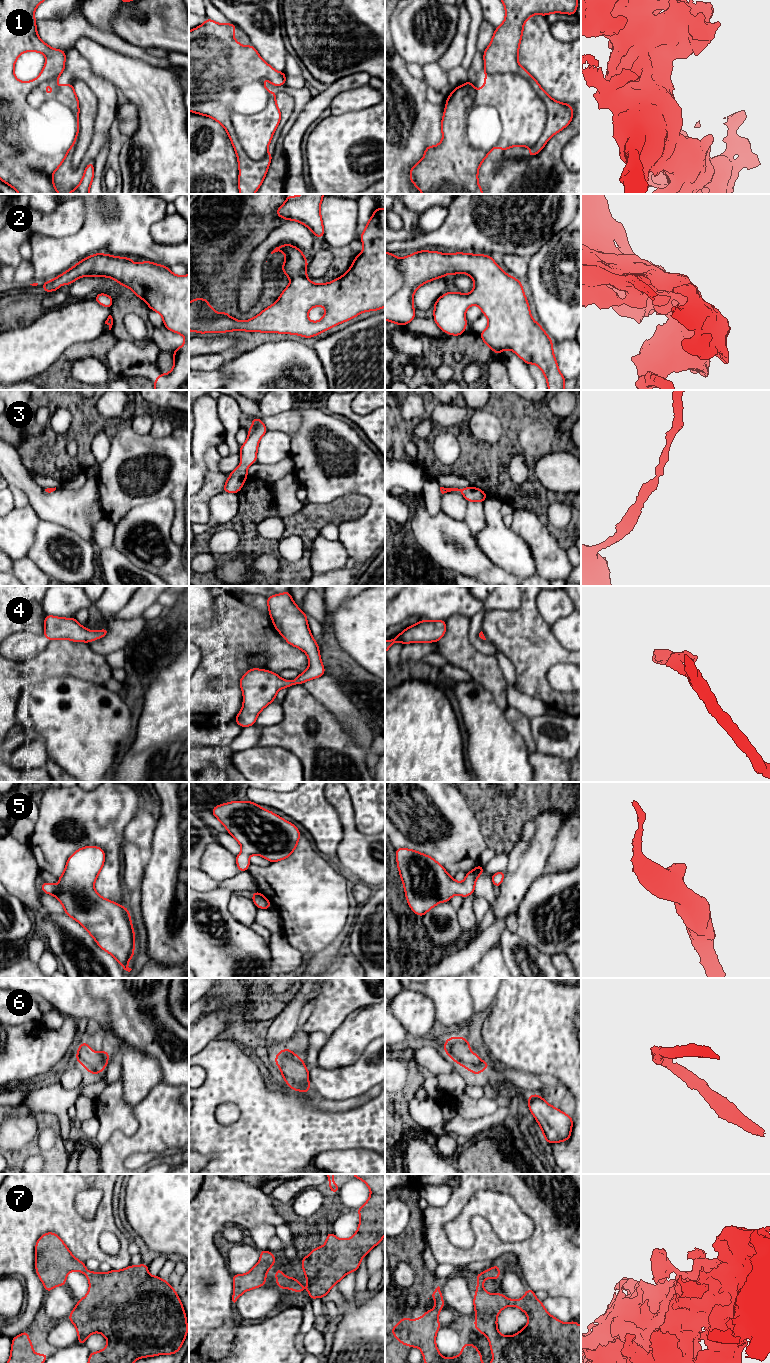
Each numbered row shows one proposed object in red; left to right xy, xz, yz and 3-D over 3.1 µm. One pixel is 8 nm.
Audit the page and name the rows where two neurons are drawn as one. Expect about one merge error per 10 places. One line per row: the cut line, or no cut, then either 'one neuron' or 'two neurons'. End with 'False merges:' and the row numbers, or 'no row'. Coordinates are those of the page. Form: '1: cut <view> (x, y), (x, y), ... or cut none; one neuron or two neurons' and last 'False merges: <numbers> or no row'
1: cut none; one neuron
2: cut none; one neuron
3: cut none; one neuron
4: cut none; one neuron
5: cut none; one neuron
6: cut none; one neuron
7: cut none; one neuron
False merges: no row

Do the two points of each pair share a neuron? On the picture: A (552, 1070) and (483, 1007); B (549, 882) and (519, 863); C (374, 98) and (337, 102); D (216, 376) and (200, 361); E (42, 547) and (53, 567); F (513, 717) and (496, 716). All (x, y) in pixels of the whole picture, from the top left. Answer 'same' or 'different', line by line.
A: different
B: different
C: same
D: different
E: same
F: different

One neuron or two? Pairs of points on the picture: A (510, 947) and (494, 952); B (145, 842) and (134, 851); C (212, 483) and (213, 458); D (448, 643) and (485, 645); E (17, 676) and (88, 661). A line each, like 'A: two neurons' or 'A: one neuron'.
A: two neurons
B: two neurons
C: two neurons
D: two neurons
E: one neuron

